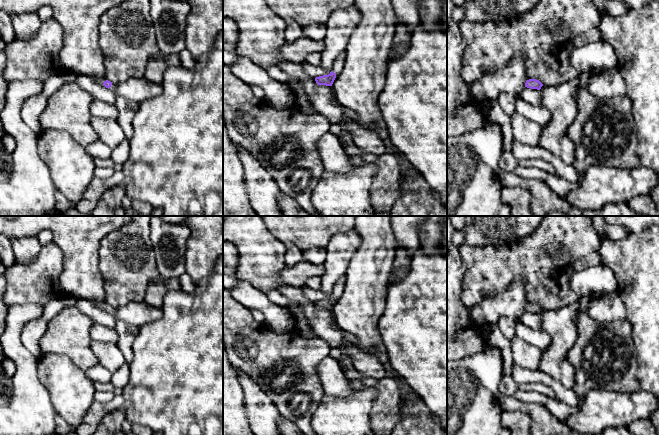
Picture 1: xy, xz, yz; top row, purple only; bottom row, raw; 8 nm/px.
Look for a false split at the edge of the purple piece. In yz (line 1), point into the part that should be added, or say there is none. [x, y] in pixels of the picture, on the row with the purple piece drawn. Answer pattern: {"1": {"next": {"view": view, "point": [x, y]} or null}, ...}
{"1": {"next": null}}

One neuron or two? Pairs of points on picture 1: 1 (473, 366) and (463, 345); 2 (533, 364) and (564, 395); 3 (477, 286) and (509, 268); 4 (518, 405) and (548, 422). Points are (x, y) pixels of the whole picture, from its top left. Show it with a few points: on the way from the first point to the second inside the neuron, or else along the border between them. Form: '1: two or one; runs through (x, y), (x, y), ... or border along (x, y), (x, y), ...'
1: two; border along (489, 345), (483, 351), (459, 359)
2: two; border along (515, 363), (537, 371)
3: one; runs through (485, 280), (498, 268), (501, 268)
4: one; runs through (525, 407), (534, 410), (541, 417)

